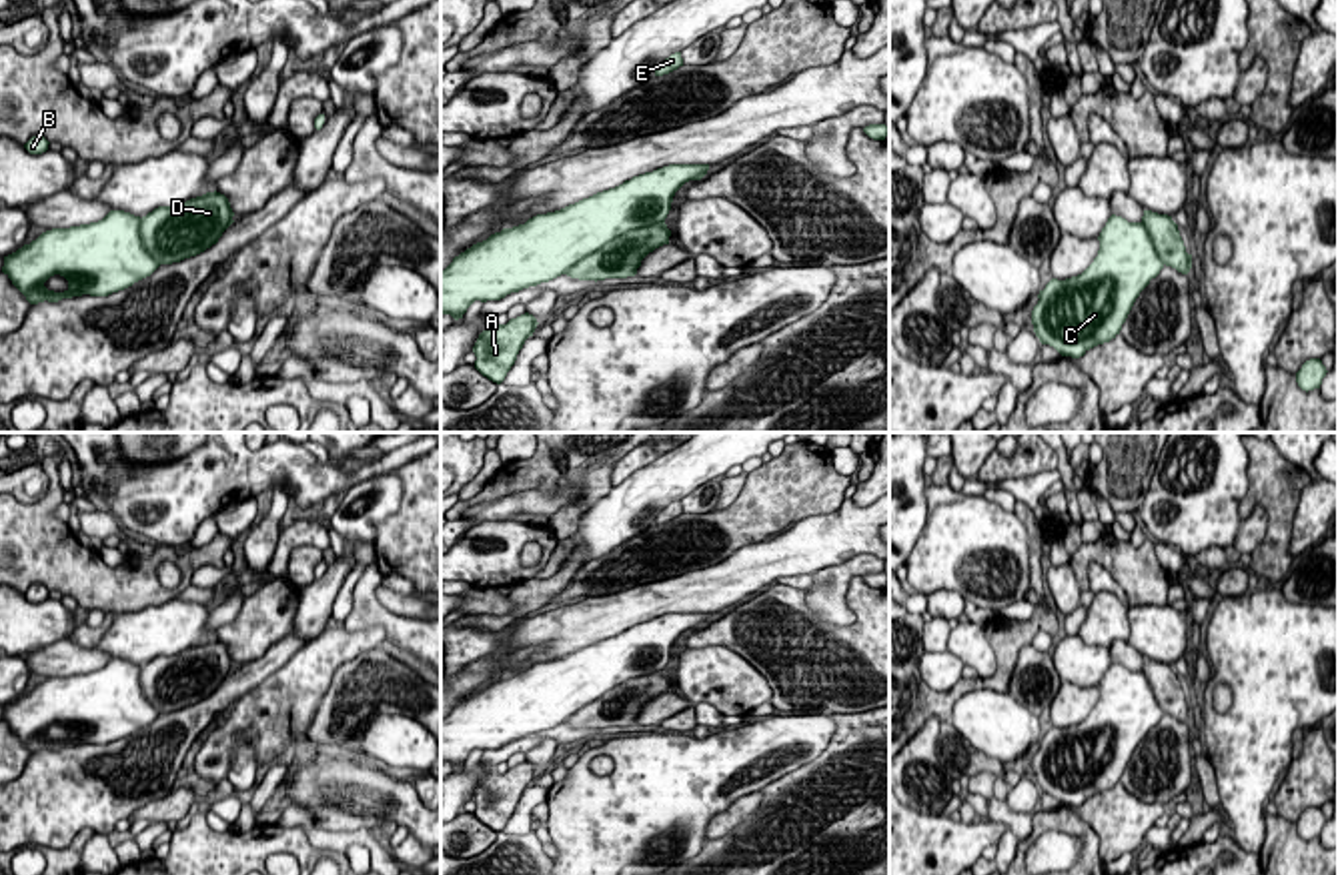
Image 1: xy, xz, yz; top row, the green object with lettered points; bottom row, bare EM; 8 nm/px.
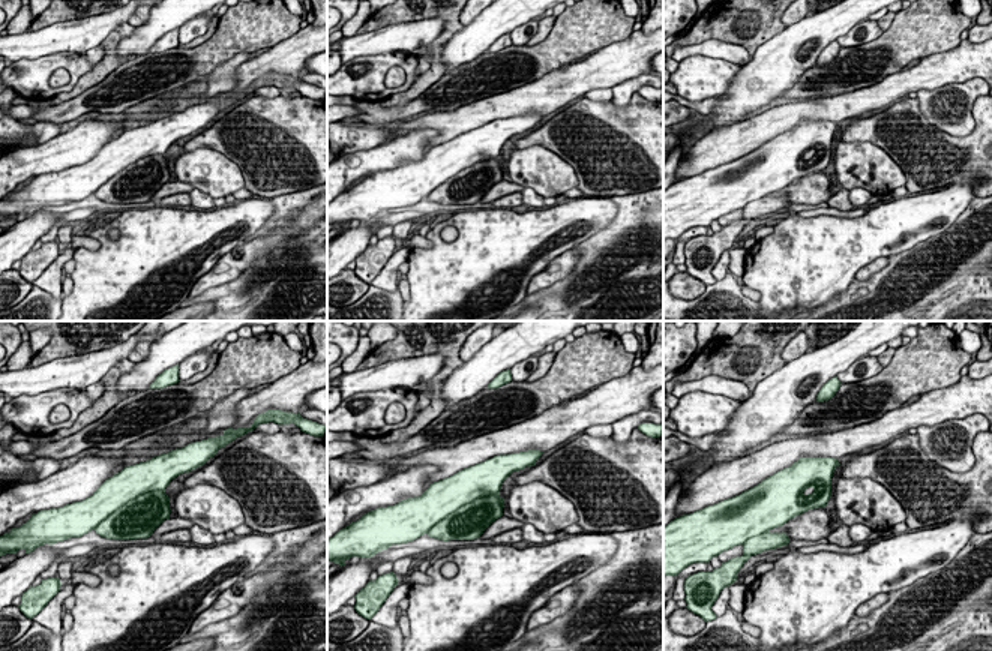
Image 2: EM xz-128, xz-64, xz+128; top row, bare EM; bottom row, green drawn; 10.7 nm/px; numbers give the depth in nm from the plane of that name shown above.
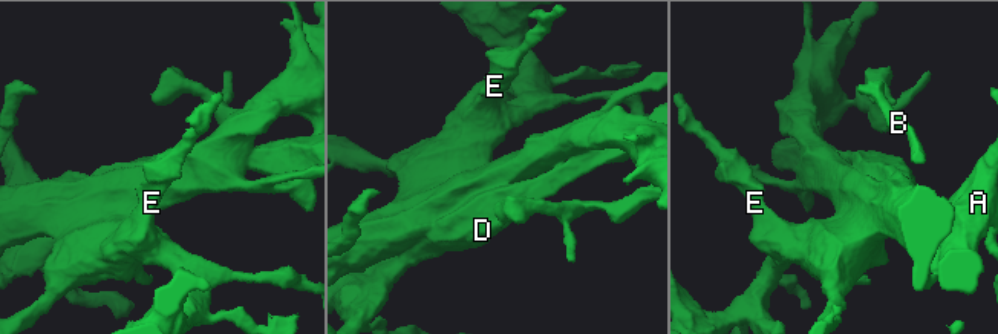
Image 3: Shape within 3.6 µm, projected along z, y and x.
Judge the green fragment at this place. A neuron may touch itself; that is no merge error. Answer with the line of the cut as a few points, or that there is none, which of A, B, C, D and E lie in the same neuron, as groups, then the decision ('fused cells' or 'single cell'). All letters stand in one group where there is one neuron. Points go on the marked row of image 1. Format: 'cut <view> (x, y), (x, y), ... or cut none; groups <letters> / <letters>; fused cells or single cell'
cut xz (663, 221), (617, 235), (579, 259), (565, 273); groups A D / B C E; fused cells

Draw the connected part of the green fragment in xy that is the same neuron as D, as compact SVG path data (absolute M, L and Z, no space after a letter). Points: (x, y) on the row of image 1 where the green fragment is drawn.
M214 190L176 206L154 208L140 218L140 238L160 264L172 264L216 244L234 222L232 216L228 198Z

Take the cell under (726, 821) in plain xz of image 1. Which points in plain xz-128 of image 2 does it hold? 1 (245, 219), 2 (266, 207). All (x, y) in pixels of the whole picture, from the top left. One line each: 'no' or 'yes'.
1: no
2: no

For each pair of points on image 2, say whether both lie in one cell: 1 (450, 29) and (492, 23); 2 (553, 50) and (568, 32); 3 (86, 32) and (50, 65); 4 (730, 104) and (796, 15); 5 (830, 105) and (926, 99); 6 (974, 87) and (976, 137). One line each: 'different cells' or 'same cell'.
1: different cells
2: same cell
3: different cells
4: different cells
5: different cells
6: different cells

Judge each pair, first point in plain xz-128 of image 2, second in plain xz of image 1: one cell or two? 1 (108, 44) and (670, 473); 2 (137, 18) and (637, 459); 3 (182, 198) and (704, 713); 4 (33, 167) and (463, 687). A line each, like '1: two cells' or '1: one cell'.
1: two cells
2: one cell
3: two cells
4: one cell

